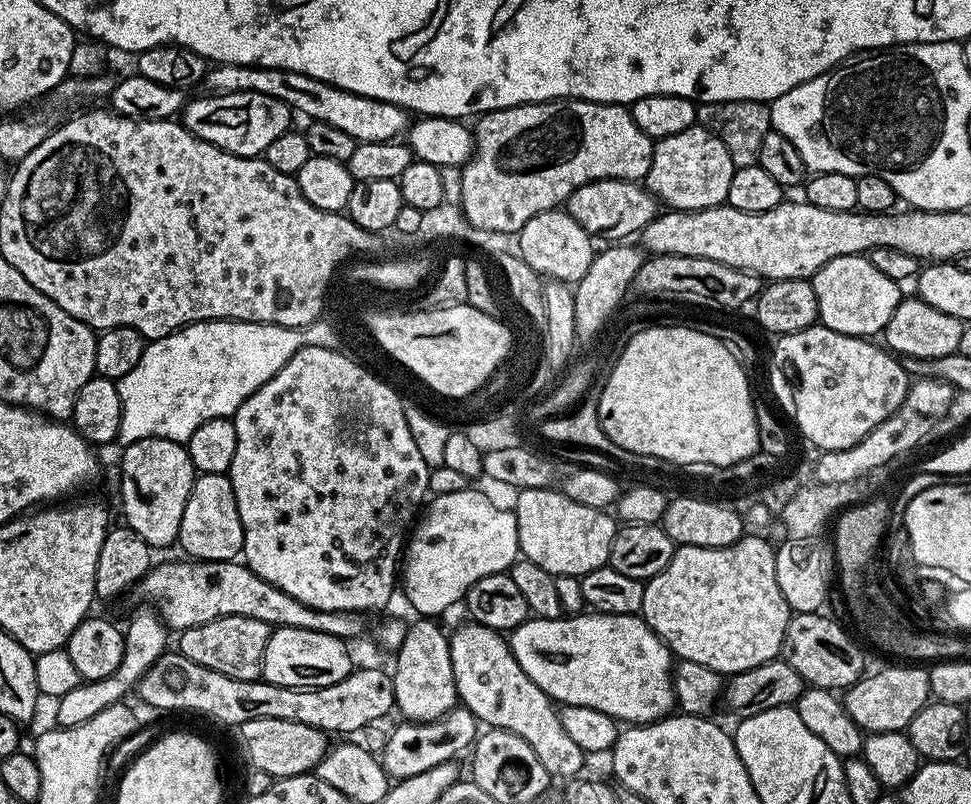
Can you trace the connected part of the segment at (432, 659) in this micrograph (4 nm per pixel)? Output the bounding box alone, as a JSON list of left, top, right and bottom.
[393,617,457,723]

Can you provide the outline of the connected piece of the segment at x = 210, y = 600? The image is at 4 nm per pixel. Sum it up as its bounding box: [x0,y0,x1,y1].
[138,558,365,642]

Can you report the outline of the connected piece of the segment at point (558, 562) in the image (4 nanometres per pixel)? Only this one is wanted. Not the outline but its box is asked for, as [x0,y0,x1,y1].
[514,487,618,578]

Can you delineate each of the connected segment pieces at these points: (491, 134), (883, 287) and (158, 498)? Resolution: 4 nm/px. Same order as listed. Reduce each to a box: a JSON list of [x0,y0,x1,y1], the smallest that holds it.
[[459,100,653,233],[810,254,902,338],[120,438,198,550]]

